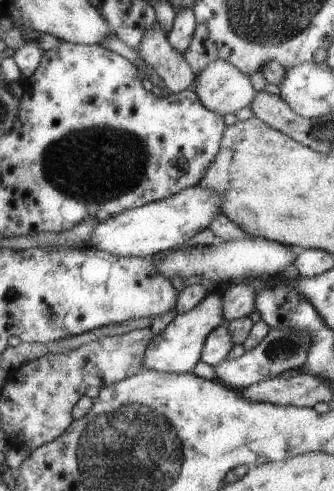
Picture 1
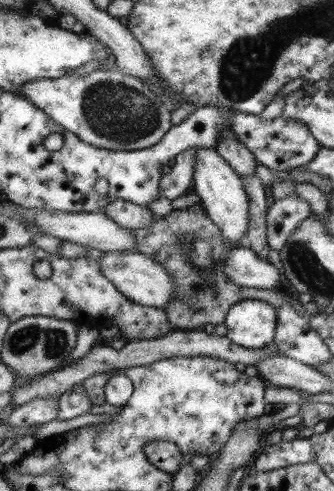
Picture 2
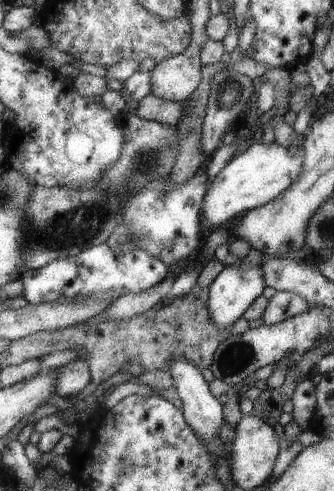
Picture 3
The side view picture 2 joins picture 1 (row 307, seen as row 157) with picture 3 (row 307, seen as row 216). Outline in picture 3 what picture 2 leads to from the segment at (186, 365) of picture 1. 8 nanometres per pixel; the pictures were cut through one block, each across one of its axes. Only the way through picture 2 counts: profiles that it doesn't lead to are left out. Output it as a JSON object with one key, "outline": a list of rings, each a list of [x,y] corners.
{"outline":[[[251,252],[249,256],[241,258],[237,264],[225,266],[219,276],[207,286],[209,288],[209,312],[211,320],[215,320],[217,328],[229,328],[235,324],[243,312],[261,296],[265,288],[265,278],[263,278],[263,256]]]}

